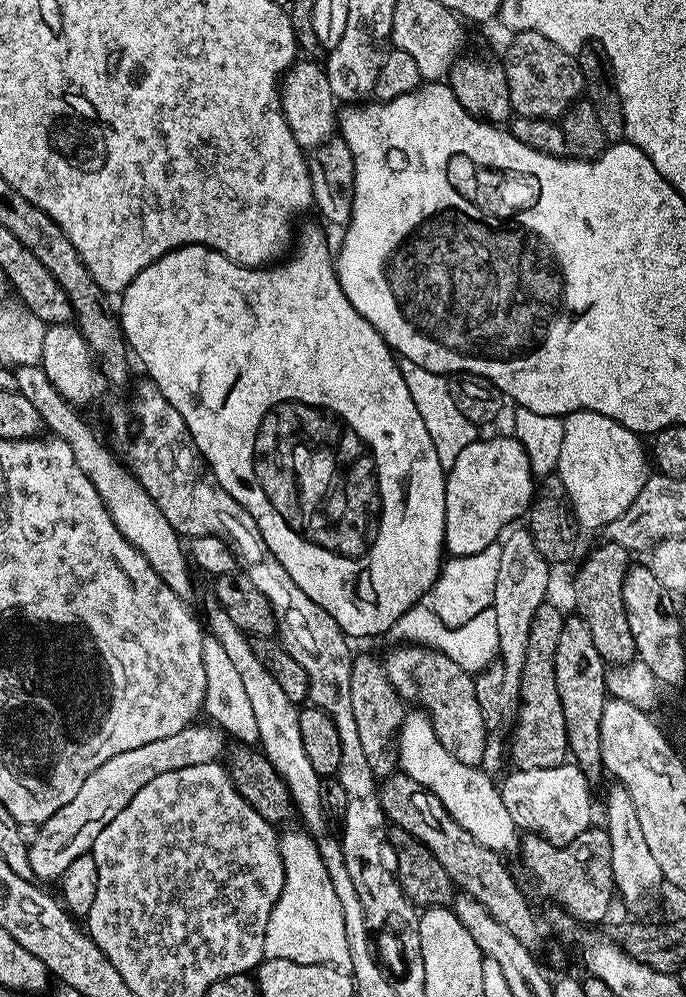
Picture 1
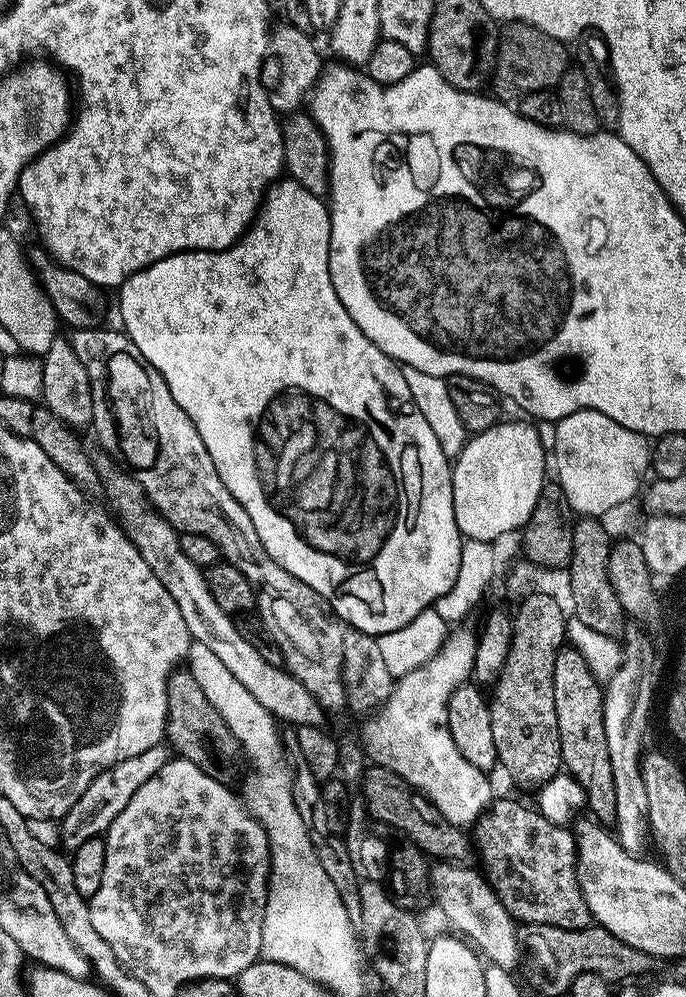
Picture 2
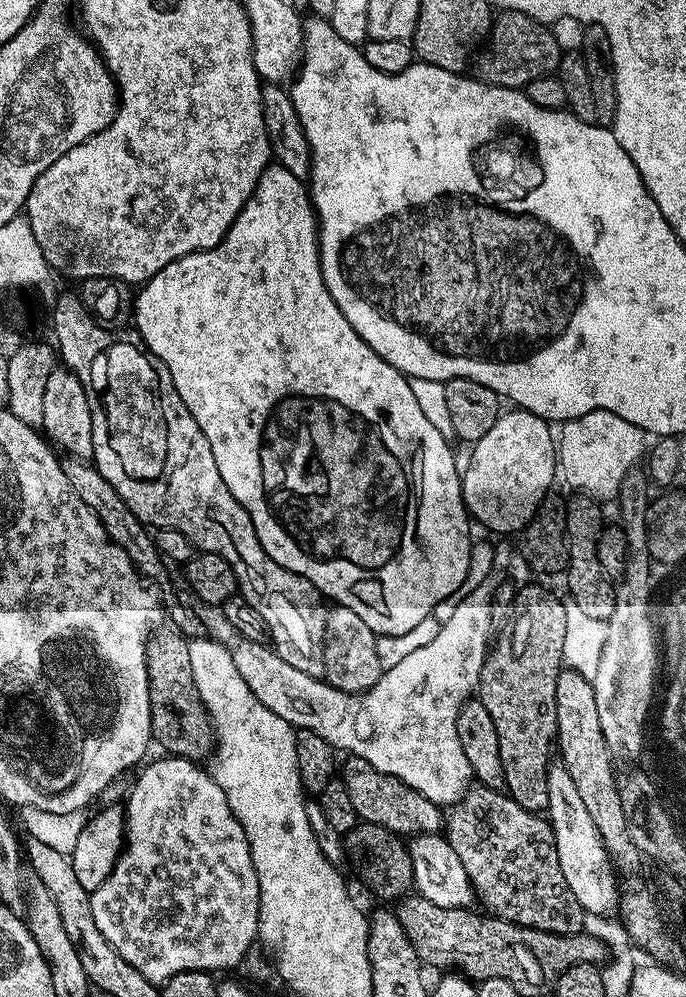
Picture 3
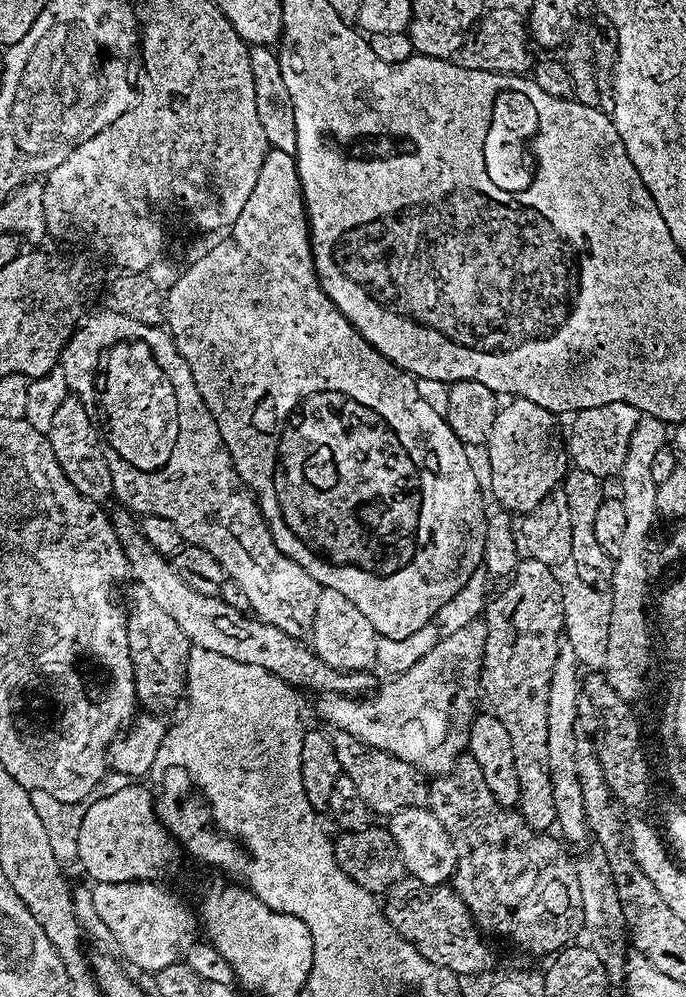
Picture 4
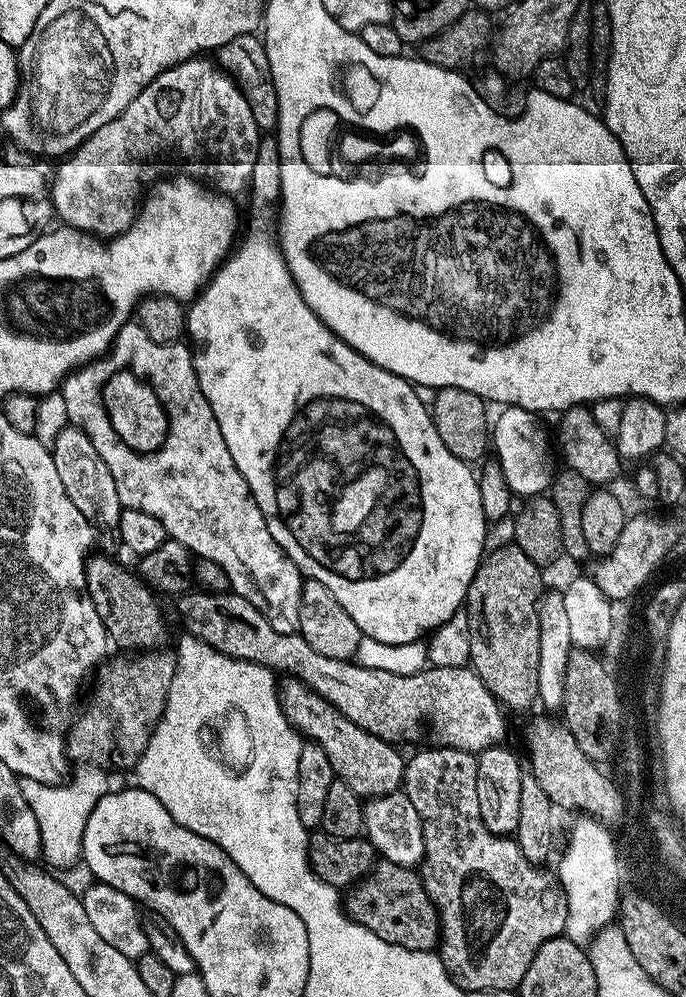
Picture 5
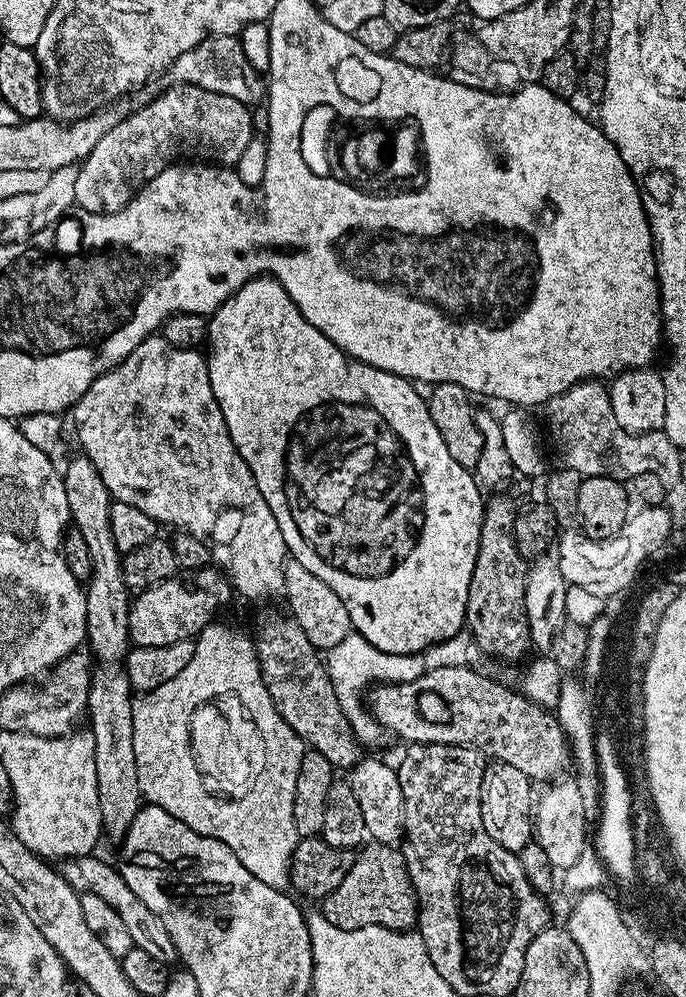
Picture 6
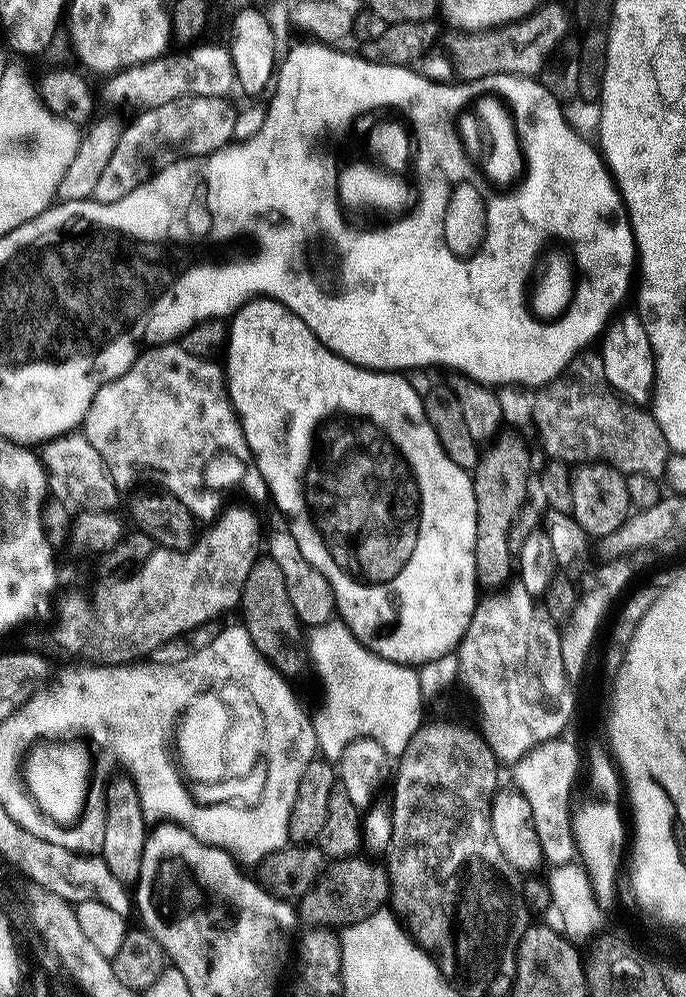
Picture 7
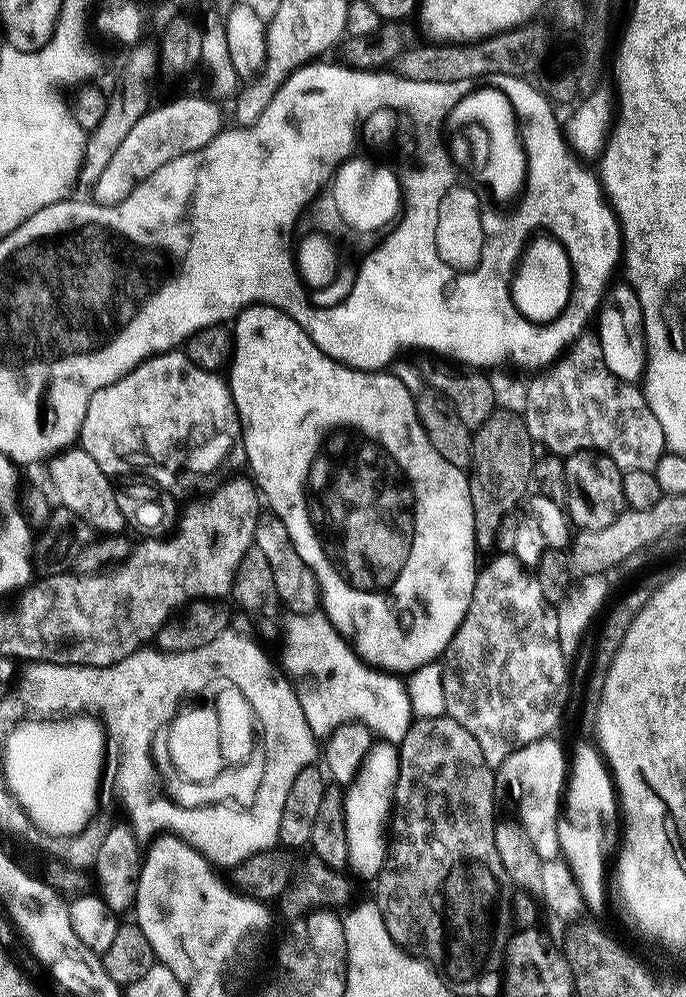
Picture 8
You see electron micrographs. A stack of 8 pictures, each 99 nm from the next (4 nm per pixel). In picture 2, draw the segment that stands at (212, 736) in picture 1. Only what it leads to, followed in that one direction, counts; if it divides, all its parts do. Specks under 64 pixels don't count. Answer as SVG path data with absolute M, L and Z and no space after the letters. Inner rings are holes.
M161 742L150 746L150 750L145 750L143 754L134 754L134 758L126 758L126 762L118 762L105 772L97 774L90 786L86 786L82 798L78 798L78 802L74 802L72 809L59 821L60 840L65 844L63 847L75 850L82 846L82 842L103 837L114 818L118 818L118 814L126 810L126 802L130 802L130 798L138 794L138 789L145 782L150 782L150 778L154 778L154 774L158 774L158 770L162 770L162 766L166 766L169 759L169 745Z

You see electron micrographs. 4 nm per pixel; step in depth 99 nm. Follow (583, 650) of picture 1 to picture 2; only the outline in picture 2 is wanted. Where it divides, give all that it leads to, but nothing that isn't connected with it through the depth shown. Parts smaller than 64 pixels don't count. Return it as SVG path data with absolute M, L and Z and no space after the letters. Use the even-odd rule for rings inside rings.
M565 646L554 662L554 710L558 710L558 738L560 759L567 774L581 784L585 792L587 811L592 811L600 824L613 823L616 814L614 802L614 770L610 770L610 750L606 746L604 725L604 688L594 678L586 658L577 648Z

